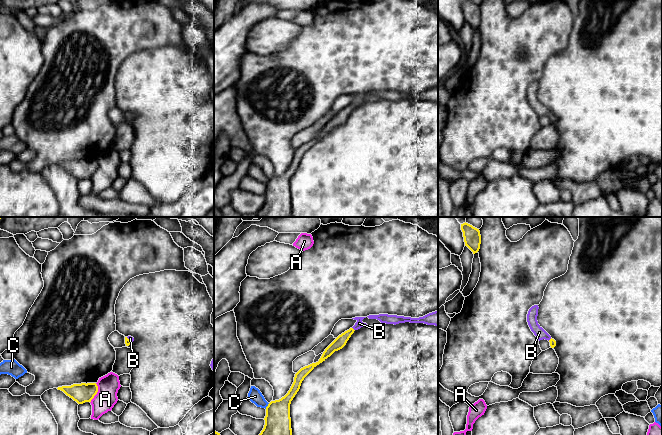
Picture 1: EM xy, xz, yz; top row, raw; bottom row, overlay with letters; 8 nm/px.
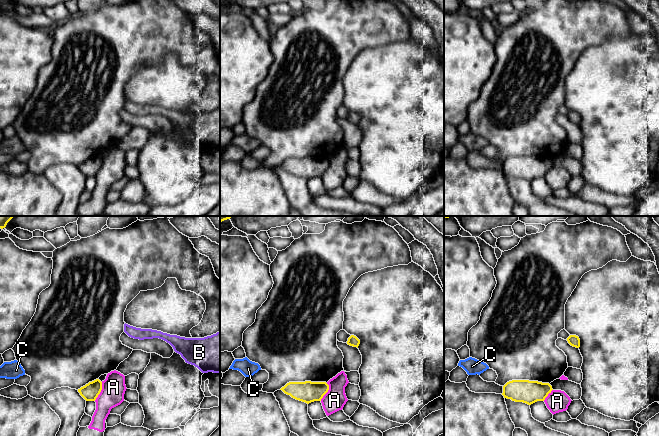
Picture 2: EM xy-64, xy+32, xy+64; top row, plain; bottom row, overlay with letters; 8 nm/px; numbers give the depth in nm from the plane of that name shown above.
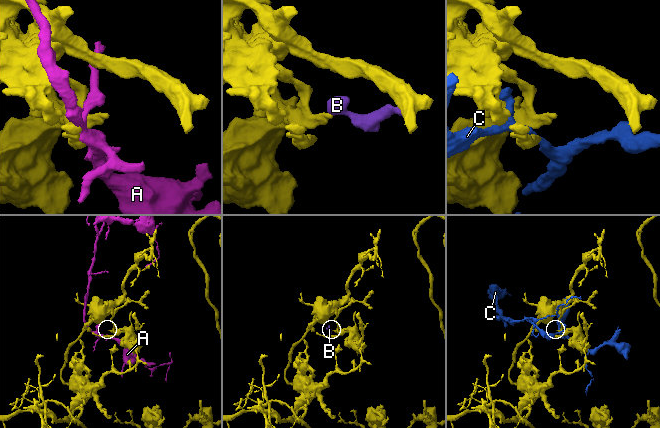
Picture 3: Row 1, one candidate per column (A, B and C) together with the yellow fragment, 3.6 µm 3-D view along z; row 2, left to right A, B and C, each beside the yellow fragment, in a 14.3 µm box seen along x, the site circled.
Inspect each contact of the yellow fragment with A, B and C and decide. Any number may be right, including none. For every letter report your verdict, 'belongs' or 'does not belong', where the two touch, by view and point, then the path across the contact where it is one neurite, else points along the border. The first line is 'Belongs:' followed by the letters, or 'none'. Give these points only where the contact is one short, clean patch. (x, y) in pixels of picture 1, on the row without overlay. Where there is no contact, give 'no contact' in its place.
Belongs: B
A: does not belong; contact xy (96, 169)
B: belongs; contact xz (353, 105); way xz (341, 116), (353, 105), (359, 99)
C: does not belong; contact xz (267, 182)

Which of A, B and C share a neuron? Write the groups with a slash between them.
A / B / C

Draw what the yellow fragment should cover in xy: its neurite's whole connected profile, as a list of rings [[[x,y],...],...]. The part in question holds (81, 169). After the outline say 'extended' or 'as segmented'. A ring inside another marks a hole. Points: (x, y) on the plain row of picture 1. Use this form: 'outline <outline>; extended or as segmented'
outline [[[96,159],[73,160],[71,162],[58,163],[57,165],[63,167],[78,180],[91,178],[98,168],[98,162]]]; as segmented

